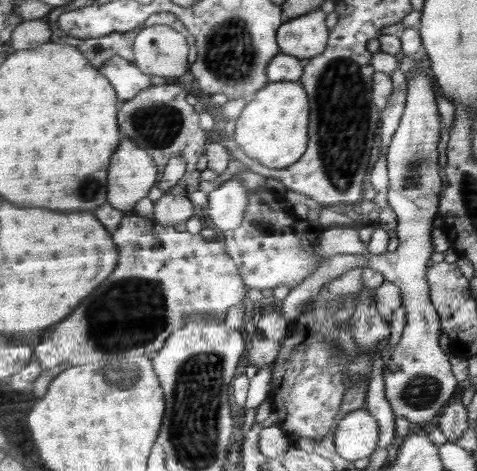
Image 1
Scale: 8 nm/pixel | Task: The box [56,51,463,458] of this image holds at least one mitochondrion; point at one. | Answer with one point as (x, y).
(343, 125)

